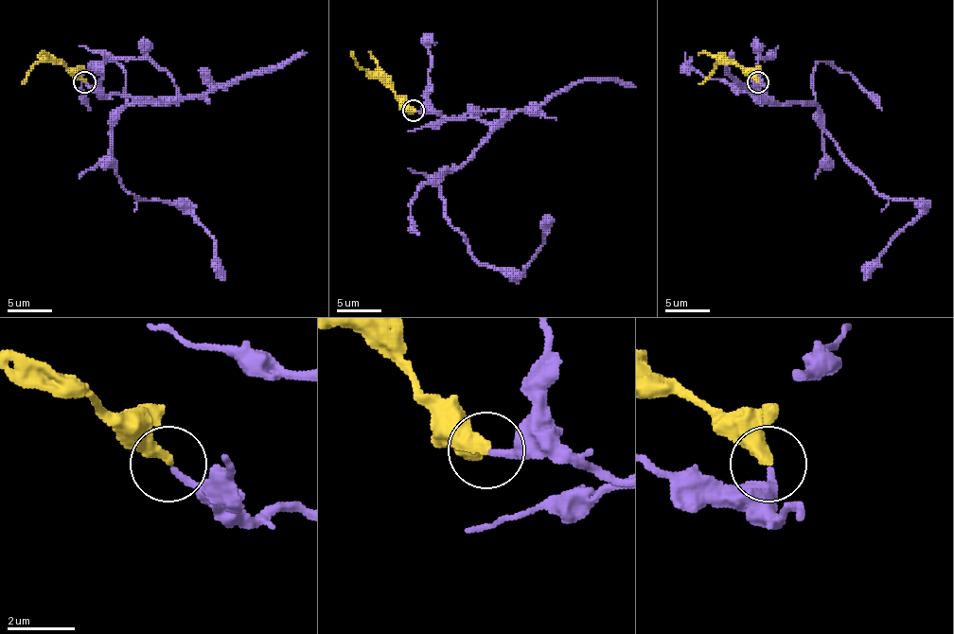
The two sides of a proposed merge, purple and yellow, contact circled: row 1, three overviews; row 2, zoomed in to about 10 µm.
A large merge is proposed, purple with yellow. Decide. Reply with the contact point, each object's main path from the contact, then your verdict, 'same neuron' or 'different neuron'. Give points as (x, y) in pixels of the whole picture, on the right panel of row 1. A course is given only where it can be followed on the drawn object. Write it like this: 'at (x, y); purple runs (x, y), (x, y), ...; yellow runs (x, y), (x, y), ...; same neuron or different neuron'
at (757, 81); purple runs (758, 83), (758, 95), (773, 101), (813, 103), (871, 184), (914, 202), (919, 214), (864, 280); yellow runs (758, 81), (732, 61), (718, 61), (698, 83); same neuron

